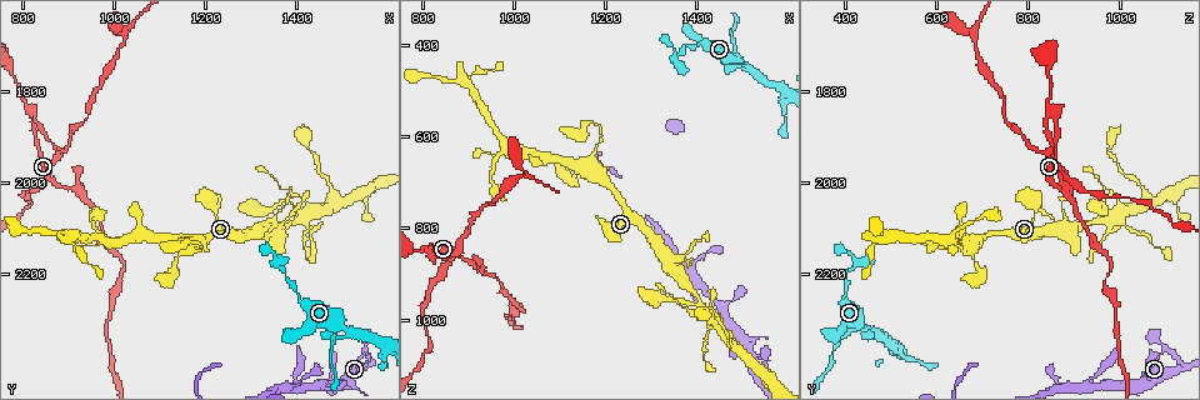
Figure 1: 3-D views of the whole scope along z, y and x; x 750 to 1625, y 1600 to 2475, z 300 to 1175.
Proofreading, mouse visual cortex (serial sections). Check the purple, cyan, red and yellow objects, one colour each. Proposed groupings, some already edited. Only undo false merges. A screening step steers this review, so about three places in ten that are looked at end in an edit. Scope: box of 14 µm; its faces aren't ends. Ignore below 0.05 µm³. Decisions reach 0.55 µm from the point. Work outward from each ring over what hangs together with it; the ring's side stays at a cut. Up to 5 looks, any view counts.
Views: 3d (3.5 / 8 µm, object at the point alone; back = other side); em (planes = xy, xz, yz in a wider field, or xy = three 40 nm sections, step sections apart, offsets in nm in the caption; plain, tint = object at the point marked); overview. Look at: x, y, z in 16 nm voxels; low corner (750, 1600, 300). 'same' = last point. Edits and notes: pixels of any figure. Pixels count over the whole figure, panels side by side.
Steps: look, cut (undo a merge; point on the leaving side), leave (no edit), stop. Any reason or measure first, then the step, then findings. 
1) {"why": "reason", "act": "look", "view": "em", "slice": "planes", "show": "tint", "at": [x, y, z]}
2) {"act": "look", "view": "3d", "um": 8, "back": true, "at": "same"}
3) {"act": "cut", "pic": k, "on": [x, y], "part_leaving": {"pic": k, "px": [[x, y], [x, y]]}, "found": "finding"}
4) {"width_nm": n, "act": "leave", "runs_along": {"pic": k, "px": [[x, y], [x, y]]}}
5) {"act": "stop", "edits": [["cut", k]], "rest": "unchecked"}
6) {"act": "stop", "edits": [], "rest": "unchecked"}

{"why": "calibre changes", "act": "look", "view": "3d", "um": 8, "at": [1400, 2080, 960]}

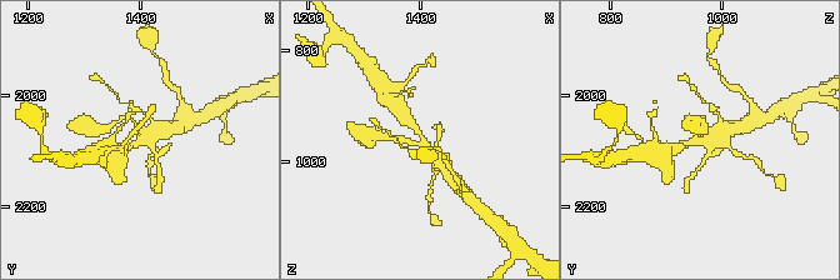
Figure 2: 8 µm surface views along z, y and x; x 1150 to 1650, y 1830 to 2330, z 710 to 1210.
{"act": "look", "view": "3d", "um": 3.5, "at": [1405, 2080, 960]}

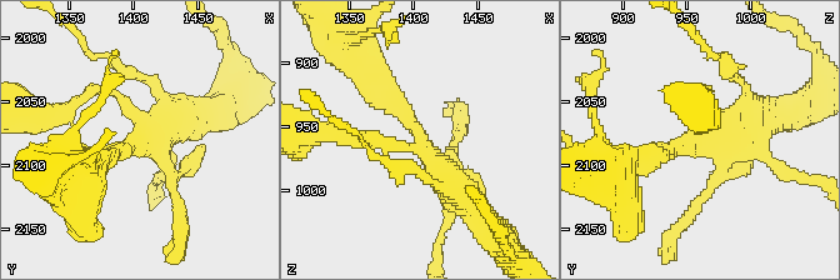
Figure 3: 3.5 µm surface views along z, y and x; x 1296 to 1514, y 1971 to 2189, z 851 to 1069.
{"arm_widths_nm": [150, 150, 250, 400], "act": "leave", "runs_along": {"pic": 3, "px": [[378, 78], [470, 201]]}, "found": "one cell here"}

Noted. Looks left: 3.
{"why": "thin arm on a thick one", "act": "look", "view": "3d", "um": 8, "at": [1500, 2320, 435]}

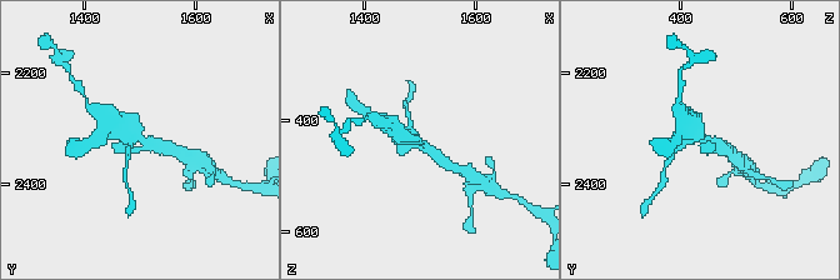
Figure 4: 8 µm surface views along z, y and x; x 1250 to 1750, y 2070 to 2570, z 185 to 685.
{"why": "zoom in", "act": "look", "view": "3d", "um": 3.5, "at": [1505, 2325, 440]}

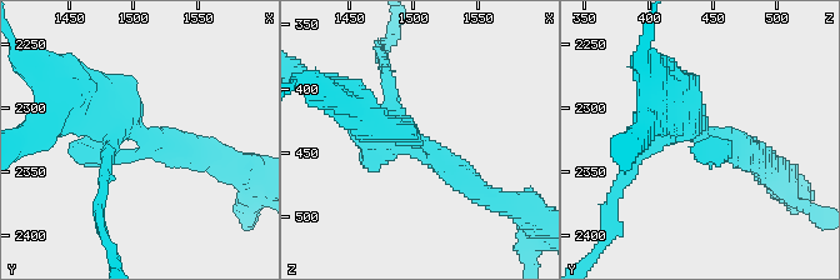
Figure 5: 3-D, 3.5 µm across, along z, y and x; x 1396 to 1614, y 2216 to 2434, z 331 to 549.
{"act": "leave", "runs_along": {"pic": 5, "px": [[673, 89], [710, 150], [701, 150]]}, "found": "one cell here"}

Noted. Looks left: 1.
{"act": "stop", "edits": [], "rest": "unchecked"}

